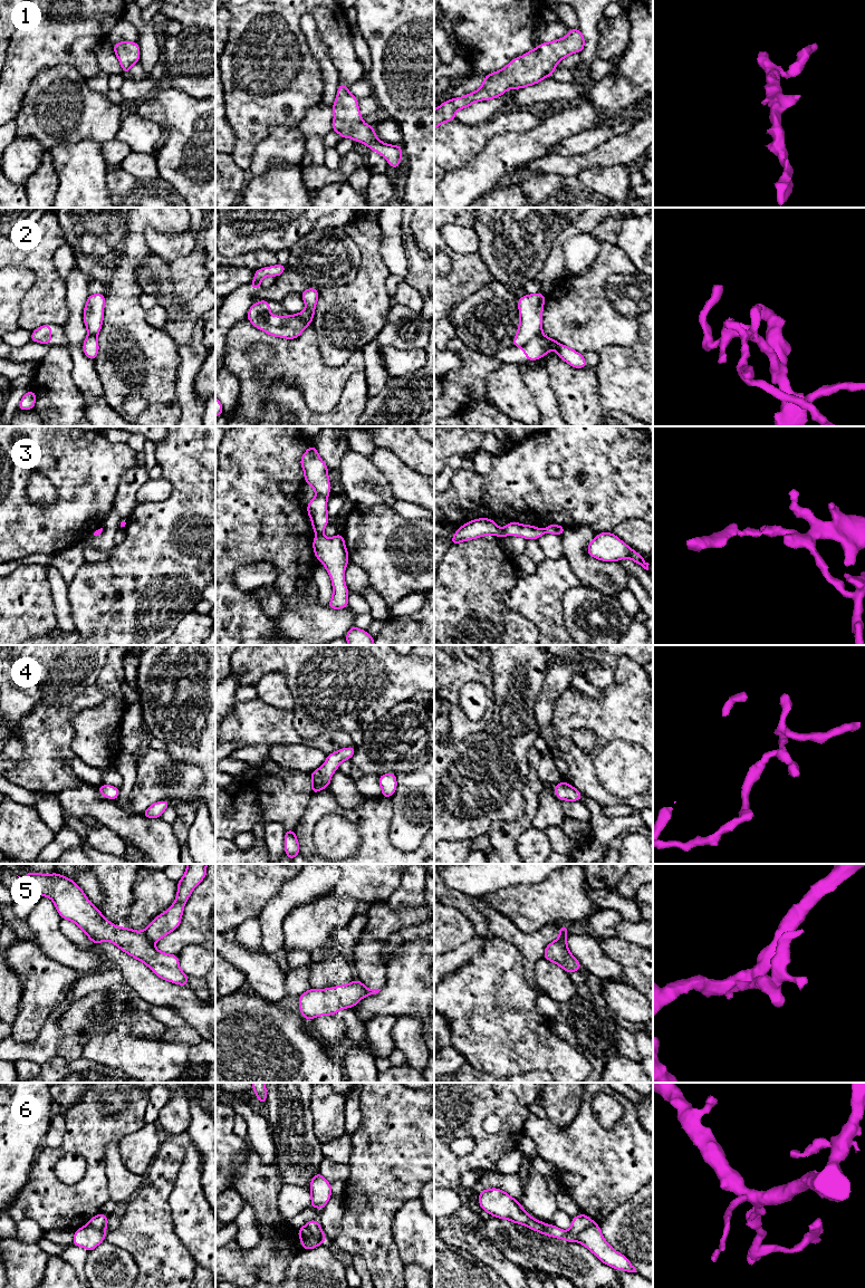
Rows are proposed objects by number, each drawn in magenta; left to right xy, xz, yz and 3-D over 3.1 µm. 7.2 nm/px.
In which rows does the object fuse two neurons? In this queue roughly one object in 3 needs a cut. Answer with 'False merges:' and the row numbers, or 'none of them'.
False merges: 2, 5, 6

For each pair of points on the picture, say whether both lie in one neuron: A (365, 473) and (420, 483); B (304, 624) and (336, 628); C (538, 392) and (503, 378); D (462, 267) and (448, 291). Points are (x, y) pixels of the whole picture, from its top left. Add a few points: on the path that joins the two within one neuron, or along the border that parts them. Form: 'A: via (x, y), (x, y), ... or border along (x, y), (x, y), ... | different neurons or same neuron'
A: border along (368, 460), (385, 478), (396, 500) | different neurons
B: via (311, 624), (328, 624) | same neuron
C: border along (518, 365), (521, 380), (530, 391), (539, 413) | different neurons
D: via (462, 272), (462, 277), (453, 286) | same neuron

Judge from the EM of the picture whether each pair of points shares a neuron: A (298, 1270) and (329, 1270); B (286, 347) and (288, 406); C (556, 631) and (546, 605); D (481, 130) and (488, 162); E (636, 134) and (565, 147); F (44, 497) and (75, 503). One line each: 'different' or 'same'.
A: same
B: different
C: same
D: different
E: different
F: different

